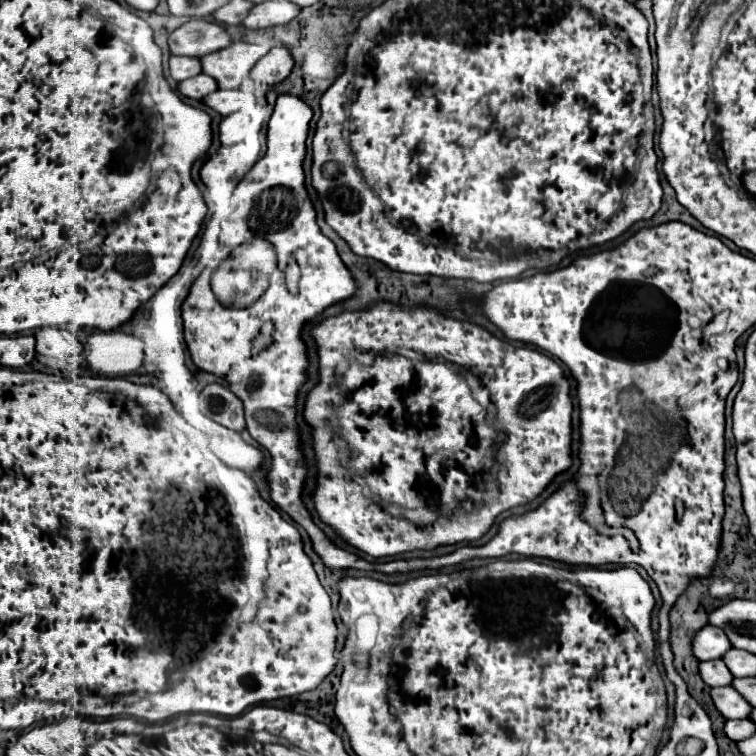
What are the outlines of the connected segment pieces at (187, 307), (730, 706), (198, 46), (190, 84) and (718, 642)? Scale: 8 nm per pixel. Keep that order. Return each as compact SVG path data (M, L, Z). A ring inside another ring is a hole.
M281 95L277 99L275 111L267 127L267 153L237 183L231 197L233 213L227 221L223 221L221 237L245 237L245 241L251 241L253 237L265 237L265 241L273 245L279 265L269 275L269 289L259 297L257 303L247 309L225 309L211 291L211 269L207 267L195 279L187 299L181 305L183 335L197 369L225 379L229 383L229 389L243 401L245 425L249 435L271 455L267 483L273 503L309 533L313 551L321 557L325 567L333 571L373 571L373 563L335 547L313 523L301 501L307 467L299 449L295 401L299 387L305 383L307 349L305 343L299 339L299 329L307 319L313 319L325 307L351 297L357 289L349 269L339 259L333 241L319 231L315 223L315 209L305 191L305 175L301 165L305 159L305 141L311 117L313 113L309 105L305 105L299 97ZM287 253L297 253L297 263L301 269L297 295L291 295L283 283ZM265 321L271 321L275 325L277 341L265 351L251 355L251 343L259 335L259 329Z
M731 685L711 689L711 699L717 711L725 719L747 719L749 717L751 705Z
M193 19L177 27L169 35L169 51L171 55L185 57L203 57L207 53L219 51L231 43L223 25L205 19Z
M205 73L189 77L177 85L177 91L189 99L203 99L205 95L217 91L217 81L213 77L207 77Z
M705 625L705 629L699 629L693 635L693 655L699 661L711 661L723 657L723 653L731 649L729 639L725 633L713 625Z

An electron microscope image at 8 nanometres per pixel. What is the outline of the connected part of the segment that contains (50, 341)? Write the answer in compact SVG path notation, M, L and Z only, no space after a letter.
M43 327L35 333L37 341L37 353L55 357L55 359L67 359L73 355L81 355L81 341L67 329L59 327Z

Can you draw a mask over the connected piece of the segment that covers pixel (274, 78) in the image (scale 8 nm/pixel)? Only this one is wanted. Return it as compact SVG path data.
M285 47L271 49L265 57L257 61L257 65L251 69L251 79L265 85L277 85L291 73L295 61L291 53Z

